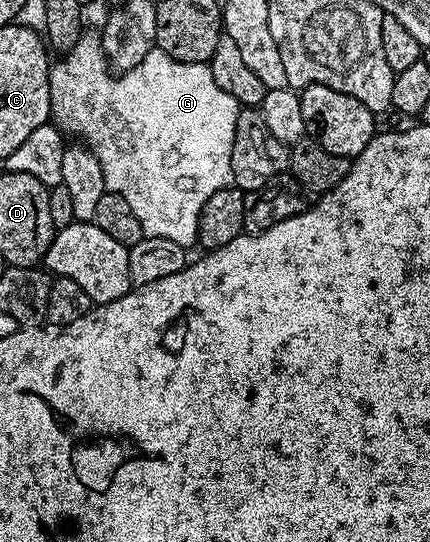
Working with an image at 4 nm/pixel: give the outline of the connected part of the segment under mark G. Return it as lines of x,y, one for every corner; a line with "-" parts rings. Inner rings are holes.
79,39
73,45
74,51
76,50
79,54
71,53
68,55
67,61
59,61
56,65
54,62
50,66
48,72
49,91
51,93
50,120
64,134
70,135
72,133
75,137
84,137
87,140
84,141
86,148
90,149
91,154
95,156
101,167
104,190
121,195
133,207
133,212
137,215
137,220
143,228
143,236
173,239
173,243
184,247
191,247
191,244
194,246
199,230
199,215
209,199
209,195
228,188
232,184
231,156
233,155
233,135
237,127
237,115
241,108
239,101
233,99
233,95
225,95
225,91
221,91
221,87
217,87
217,79
213,79
210,64
186,65
180,61
174,61
163,49
152,47
141,63
137,63
132,69
120,72
117,75
120,77
111,77
110,71
107,70
107,63
109,67
108,58
103,58
95,49
87,49
84,41

